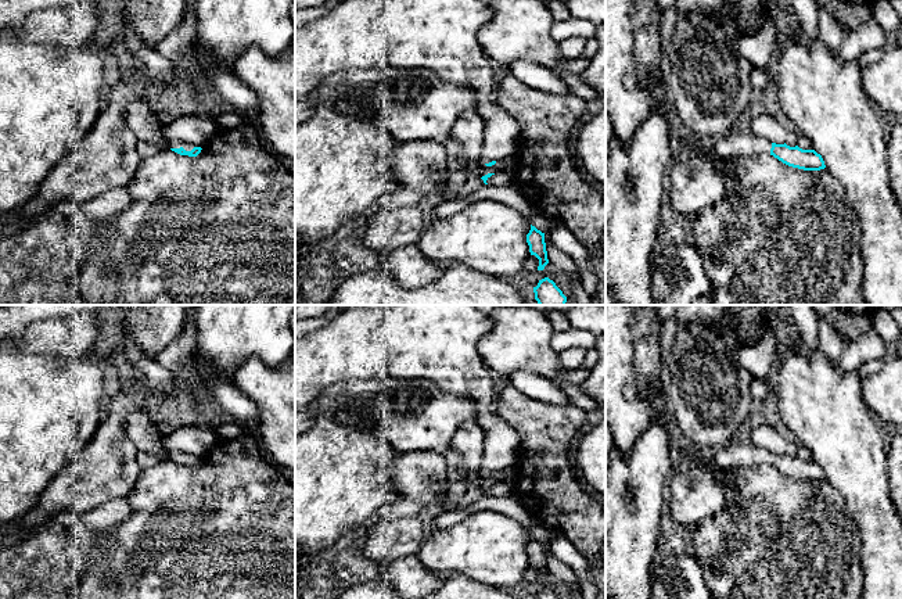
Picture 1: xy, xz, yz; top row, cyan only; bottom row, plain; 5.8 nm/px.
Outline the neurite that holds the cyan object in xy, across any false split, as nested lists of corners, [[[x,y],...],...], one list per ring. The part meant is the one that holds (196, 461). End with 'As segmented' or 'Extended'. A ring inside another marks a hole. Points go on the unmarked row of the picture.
[[[170,452],[168,453],[168,459],[170,459],[172,462],[180,466],[188,466],[188,467],[197,467],[202,460],[195,455],[184,453],[184,452]]]. Extended

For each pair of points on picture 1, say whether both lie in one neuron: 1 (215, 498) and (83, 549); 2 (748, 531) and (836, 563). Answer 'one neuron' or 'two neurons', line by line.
1: one neuron
2: one neuron

